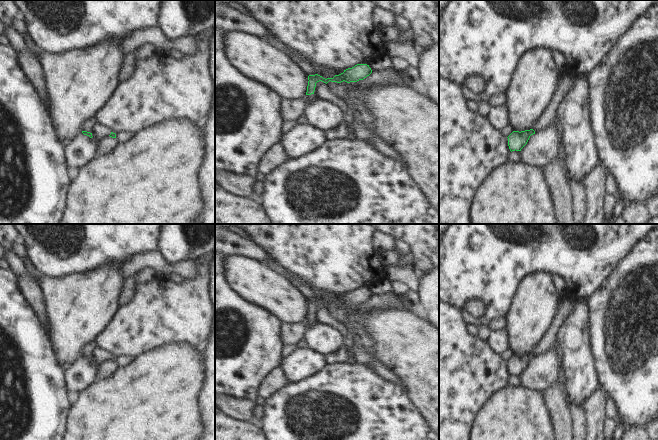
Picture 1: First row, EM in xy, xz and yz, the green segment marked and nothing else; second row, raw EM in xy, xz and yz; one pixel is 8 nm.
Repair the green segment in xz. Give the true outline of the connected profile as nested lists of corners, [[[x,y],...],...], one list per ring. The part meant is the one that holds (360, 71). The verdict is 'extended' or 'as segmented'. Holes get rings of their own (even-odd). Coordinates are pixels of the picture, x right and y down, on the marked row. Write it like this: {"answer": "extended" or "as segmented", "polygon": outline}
{"answer": "extended", "polygon": [[[357,64],[352,68],[348,68],[344,70],[343,73],[339,75],[335,75],[333,78],[323,78],[322,76],[315,74],[315,75],[309,75],[308,76],[308,86],[307,86],[307,92],[306,96],[304,97],[304,102],[308,103],[312,100],[317,99],[316,95],[314,94],[316,83],[319,81],[322,81],[324,83],[331,82],[337,82],[341,83],[343,81],[350,83],[350,82],[357,82],[359,80],[363,80],[367,76],[369,76],[372,73],[371,68],[367,64]]]}

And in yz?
{"answer": "extended", "polygon": [[[564,71],[561,74],[560,84],[553,95],[553,99],[545,111],[545,115],[538,119],[530,130],[525,131],[513,131],[508,138],[508,146],[510,151],[521,151],[521,149],[527,144],[531,135],[542,131],[552,124],[557,115],[558,107],[561,101],[565,98],[568,92],[573,88],[573,73]]]}

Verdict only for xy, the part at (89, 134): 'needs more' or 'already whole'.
needs more

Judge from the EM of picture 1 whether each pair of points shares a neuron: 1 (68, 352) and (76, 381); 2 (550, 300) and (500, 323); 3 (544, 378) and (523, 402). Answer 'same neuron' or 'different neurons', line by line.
1: different neurons
2: different neurons
3: different neurons

